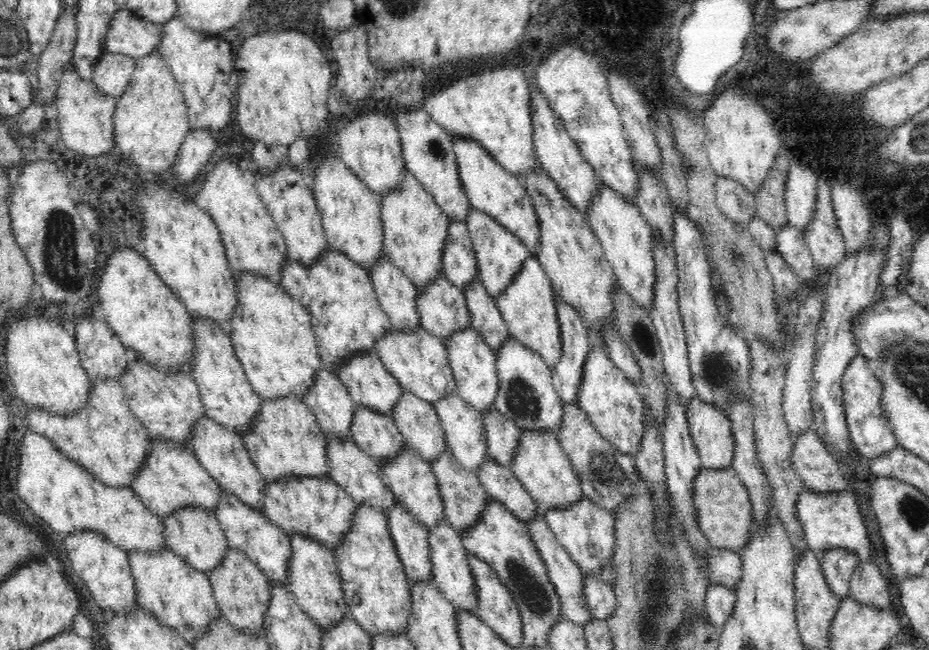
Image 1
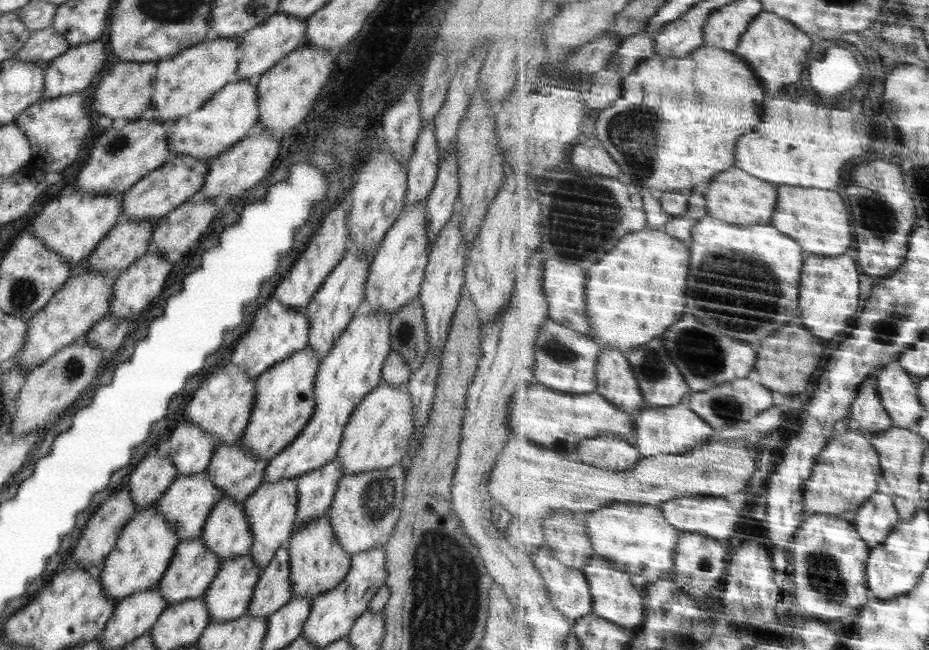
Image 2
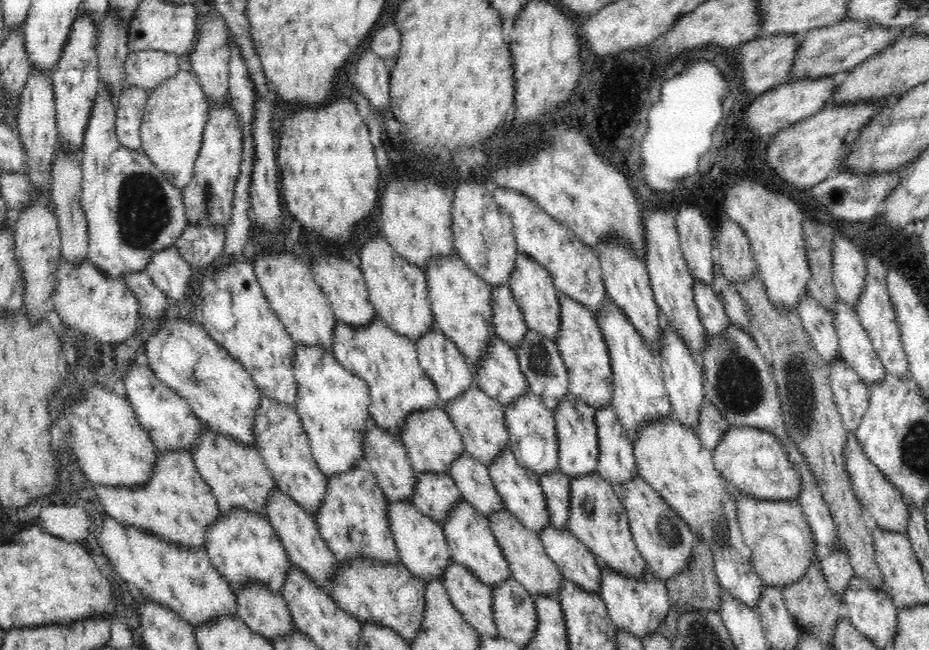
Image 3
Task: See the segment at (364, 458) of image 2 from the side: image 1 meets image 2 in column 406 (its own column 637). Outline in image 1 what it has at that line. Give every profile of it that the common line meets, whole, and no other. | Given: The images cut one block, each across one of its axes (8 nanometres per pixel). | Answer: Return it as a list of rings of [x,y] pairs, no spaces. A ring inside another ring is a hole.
[[[589,336],[588,358],[584,364],[584,376],[581,378],[576,405],[586,412],[605,440],[620,452],[636,456],[646,432],[643,421],[646,414],[645,402],[634,383],[614,365],[594,336]]]

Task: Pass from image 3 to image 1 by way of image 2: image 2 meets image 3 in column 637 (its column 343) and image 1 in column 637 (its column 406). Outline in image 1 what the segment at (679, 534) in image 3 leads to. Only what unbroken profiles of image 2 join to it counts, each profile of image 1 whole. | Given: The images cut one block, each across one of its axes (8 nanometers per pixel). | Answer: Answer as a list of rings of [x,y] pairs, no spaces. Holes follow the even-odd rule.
[[[563,402],[560,432],[556,435],[573,469],[580,477],[583,494],[600,507],[615,514],[620,503],[631,499],[631,492],[638,474],[635,457],[624,454],[605,440],[586,416],[586,412],[572,403]]]

